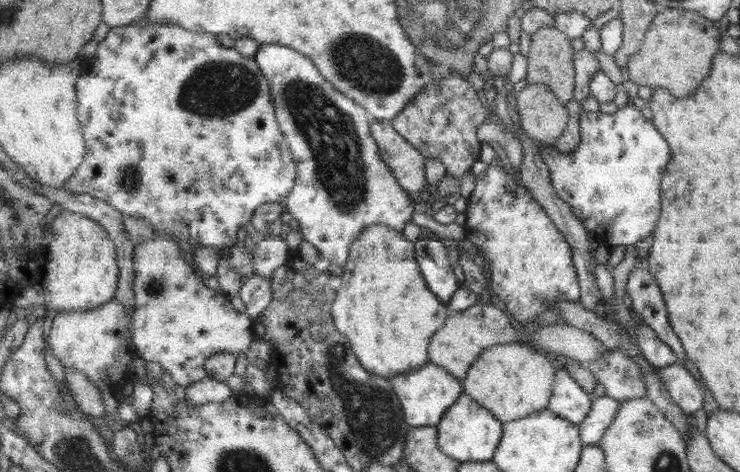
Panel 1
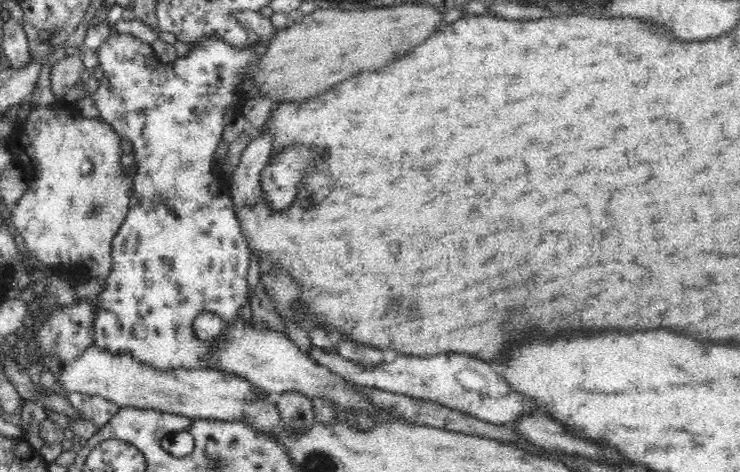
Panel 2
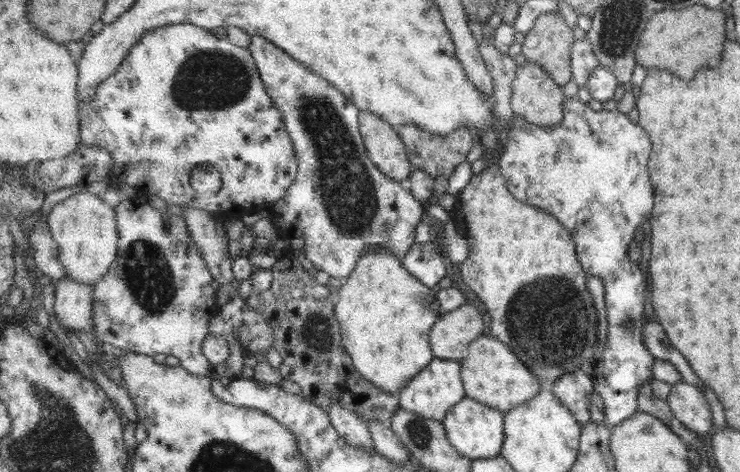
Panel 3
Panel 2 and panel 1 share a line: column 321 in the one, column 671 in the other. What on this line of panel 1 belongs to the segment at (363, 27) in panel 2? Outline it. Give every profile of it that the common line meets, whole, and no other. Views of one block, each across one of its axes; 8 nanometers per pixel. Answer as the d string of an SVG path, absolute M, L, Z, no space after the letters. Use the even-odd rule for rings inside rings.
M669 7L658 9L644 35L641 50L631 55L627 63L629 79L637 85L648 86L650 89L668 89L668 92L677 98L685 98L693 94L693 90L700 86L699 82L703 80L703 76L709 74L713 54L719 51L721 35L714 26L714 22L707 21L697 12Z

